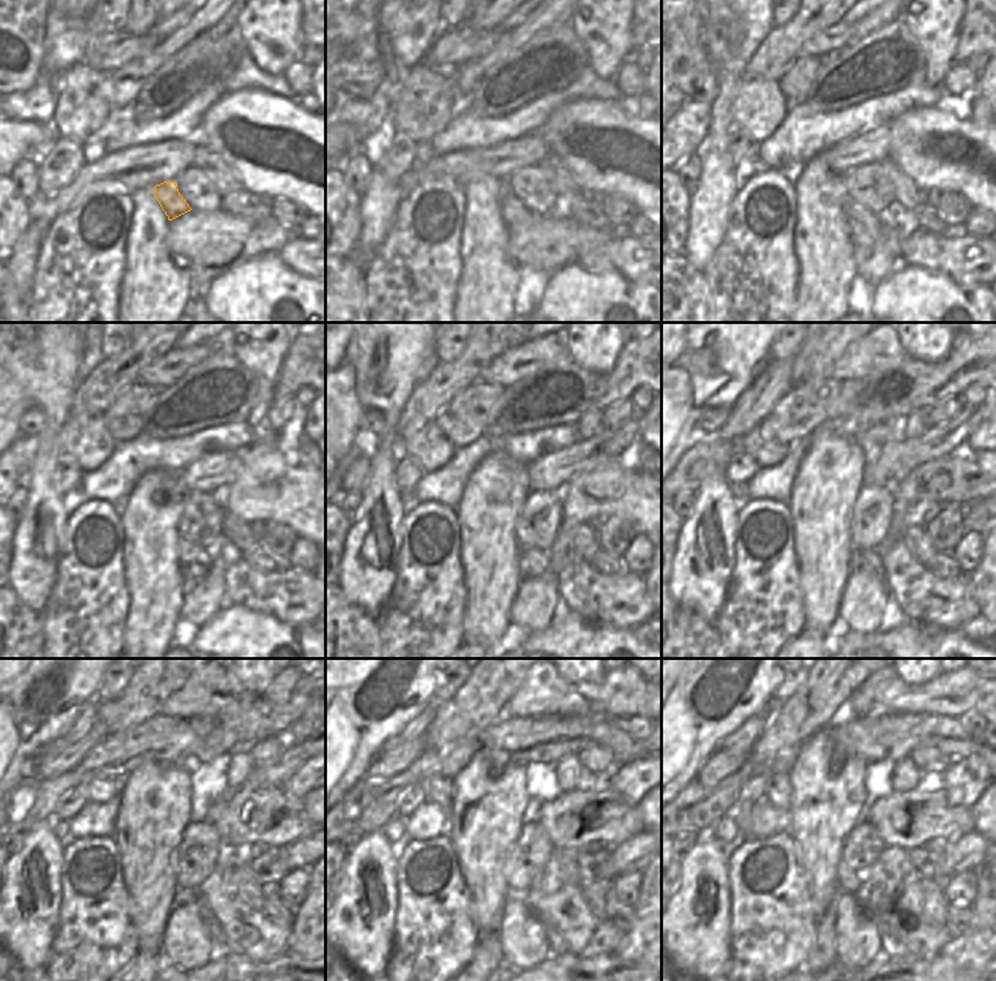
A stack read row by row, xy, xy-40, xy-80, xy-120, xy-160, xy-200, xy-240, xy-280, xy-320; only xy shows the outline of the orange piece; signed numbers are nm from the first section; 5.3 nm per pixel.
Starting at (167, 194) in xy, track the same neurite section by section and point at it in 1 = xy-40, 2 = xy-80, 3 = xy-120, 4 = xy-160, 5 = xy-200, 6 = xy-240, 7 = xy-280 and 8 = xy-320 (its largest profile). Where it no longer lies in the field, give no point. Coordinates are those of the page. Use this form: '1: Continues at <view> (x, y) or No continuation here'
1: Continues at xy-40 (513, 213)
2: Continues at xy-80 (864, 225)
3: Continues at xy-120 (195, 563)
4: Continues at xy-160 (533, 563)
5: Continues at xy-200 (869, 561)
6: Continues at xy-240 (183, 896)
7: Continues at xy-280 (557, 944)
8: Continues at xy-320 (893, 947)

